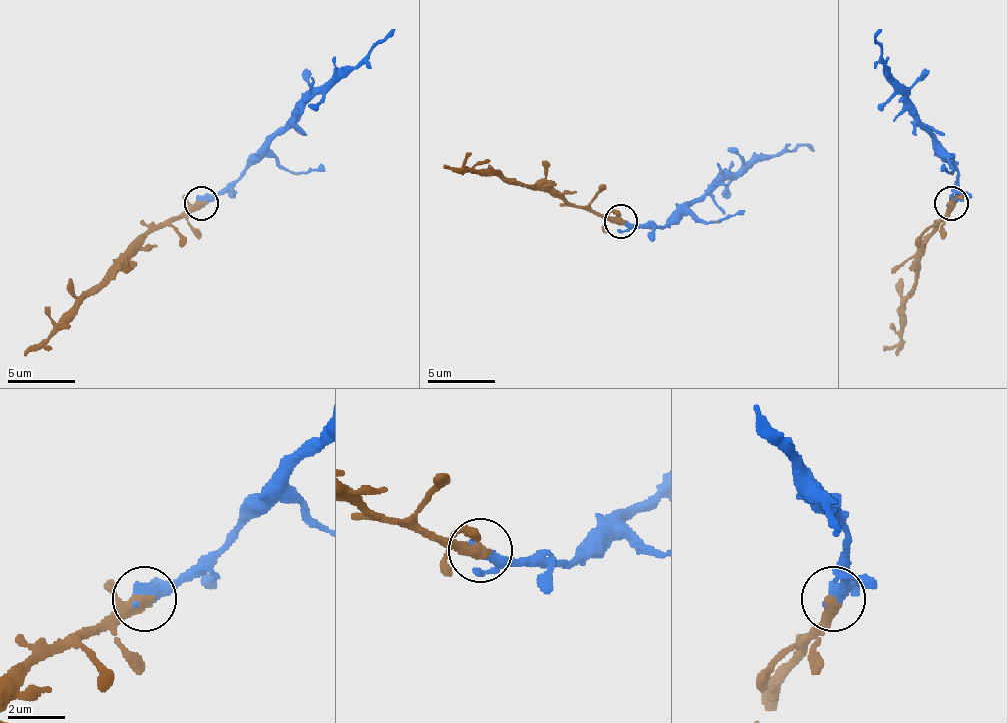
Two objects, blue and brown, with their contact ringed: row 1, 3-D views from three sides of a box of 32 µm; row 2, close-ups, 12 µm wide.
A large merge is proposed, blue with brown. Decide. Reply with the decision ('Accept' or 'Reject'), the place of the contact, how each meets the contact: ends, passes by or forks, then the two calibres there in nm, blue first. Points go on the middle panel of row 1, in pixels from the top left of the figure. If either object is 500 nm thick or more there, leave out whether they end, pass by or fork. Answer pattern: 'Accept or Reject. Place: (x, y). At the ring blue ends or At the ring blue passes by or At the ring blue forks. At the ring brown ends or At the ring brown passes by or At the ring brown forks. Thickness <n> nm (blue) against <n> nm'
Accept. Place: (621, 221). At the ring blue passes by. At the ring brown passes by. Thickness 400 nm (blue) against 320 nm

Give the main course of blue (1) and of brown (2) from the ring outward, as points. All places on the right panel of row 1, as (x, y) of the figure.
1: (950, 204), (954, 200), (957, 163), (899, 91), (875, 44), (882, 30)
2: (950, 204), (926, 241), (916, 289), (903, 312), (903, 346), (896, 357)

